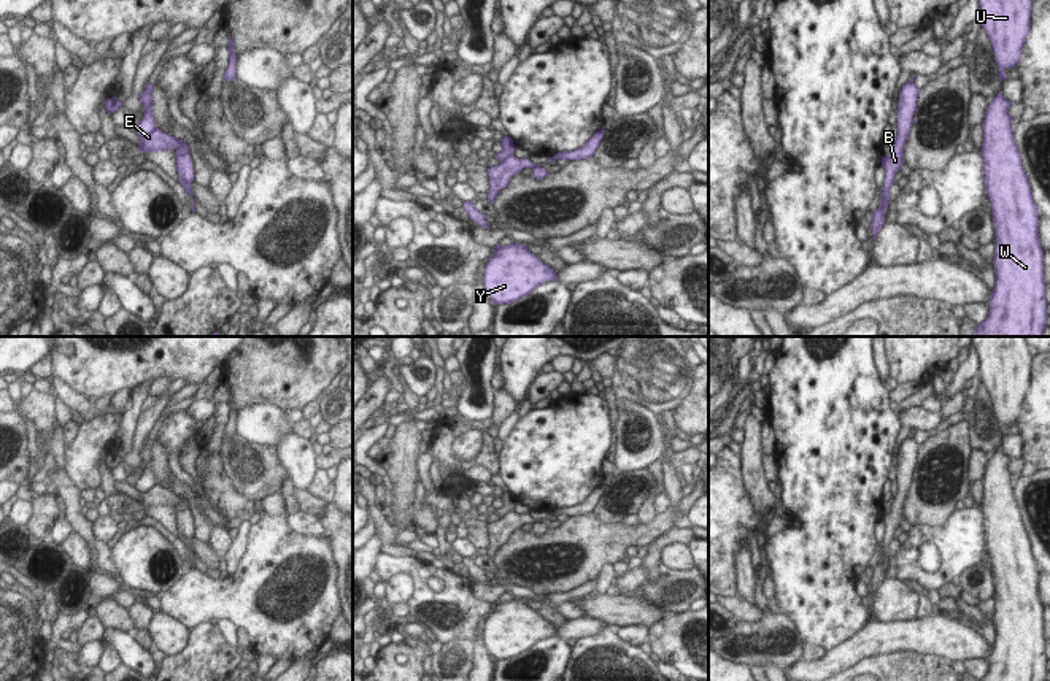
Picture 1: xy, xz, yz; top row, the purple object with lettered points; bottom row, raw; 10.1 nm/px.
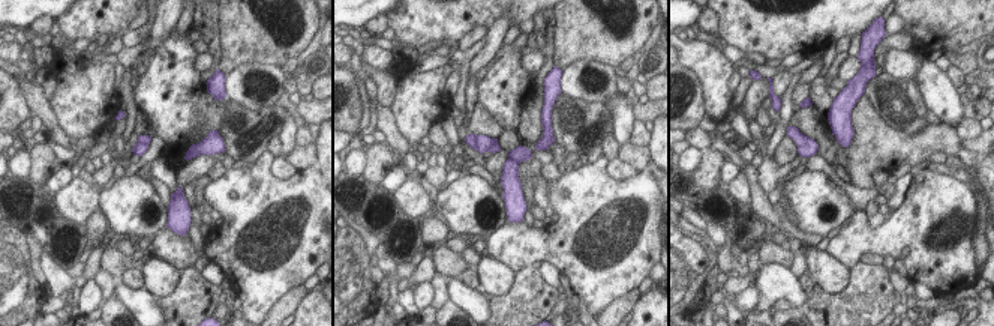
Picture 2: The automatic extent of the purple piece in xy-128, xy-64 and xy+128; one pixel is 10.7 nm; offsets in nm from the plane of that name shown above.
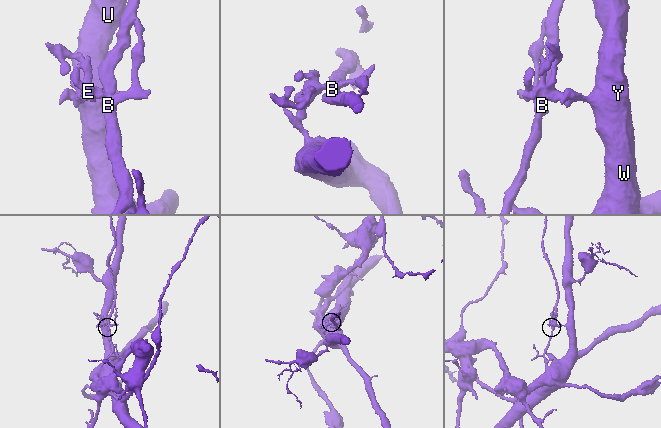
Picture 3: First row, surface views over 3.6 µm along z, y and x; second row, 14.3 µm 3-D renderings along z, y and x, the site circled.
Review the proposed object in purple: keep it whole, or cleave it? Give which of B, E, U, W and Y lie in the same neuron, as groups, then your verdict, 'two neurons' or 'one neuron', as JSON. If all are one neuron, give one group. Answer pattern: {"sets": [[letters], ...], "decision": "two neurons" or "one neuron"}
{"sets": [["B"], ["E", "U", "W", "Y"]], "decision": "two neurons"}

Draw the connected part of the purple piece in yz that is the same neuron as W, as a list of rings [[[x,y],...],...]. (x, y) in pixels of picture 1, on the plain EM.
[[[999,448],[990,457],[983,475],[983,535],[993,564],[996,640],[988,657],[988,673],[979,681],[1047,681],[1048,659],[1045,654],[1044,606],[1039,594],[1040,568],[1017,505],[1009,462],[1010,457]]]

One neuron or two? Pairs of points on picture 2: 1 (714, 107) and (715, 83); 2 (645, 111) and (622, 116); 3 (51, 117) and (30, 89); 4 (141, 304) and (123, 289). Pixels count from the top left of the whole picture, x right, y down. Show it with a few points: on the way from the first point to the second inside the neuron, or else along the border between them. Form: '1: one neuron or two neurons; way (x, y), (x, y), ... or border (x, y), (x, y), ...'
1: one neuron; way (715, 101), (715, 89)
2: two neurons; border (633, 105), (636, 119)
3: one neuron; way (45, 110), (36, 96)
4: one neuron; way (137, 299), (128, 293)

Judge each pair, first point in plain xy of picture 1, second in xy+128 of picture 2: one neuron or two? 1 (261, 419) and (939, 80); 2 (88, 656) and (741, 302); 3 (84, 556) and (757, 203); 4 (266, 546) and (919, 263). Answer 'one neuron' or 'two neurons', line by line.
1: two neurons
2: one neuron
3: two neurons
4: one neuron

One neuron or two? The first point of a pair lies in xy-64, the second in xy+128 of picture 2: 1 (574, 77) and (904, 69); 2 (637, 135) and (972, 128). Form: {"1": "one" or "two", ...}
{"1": "one", "2": "one"}

